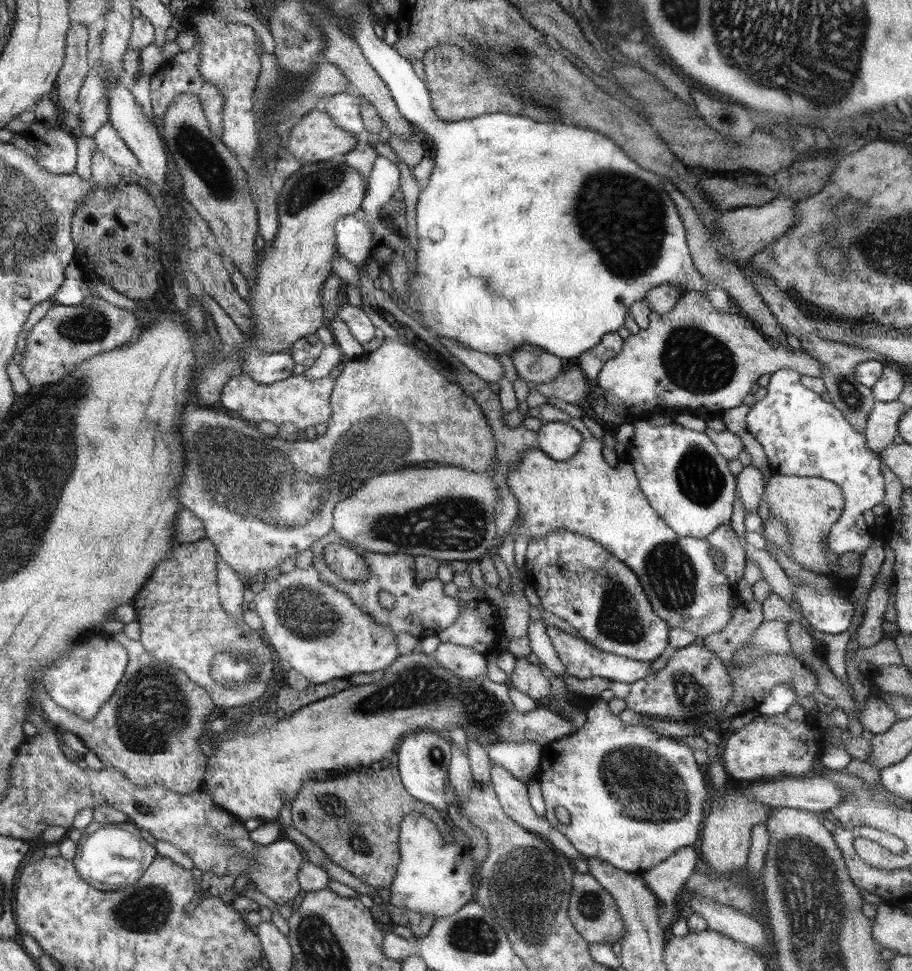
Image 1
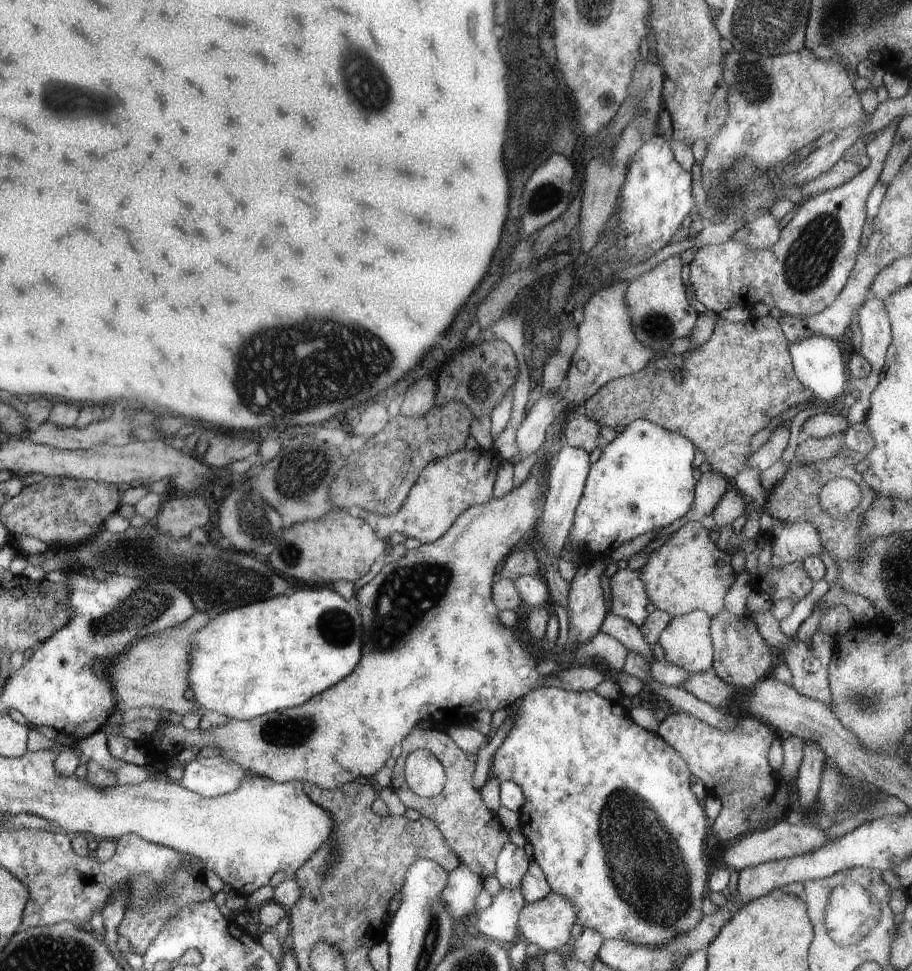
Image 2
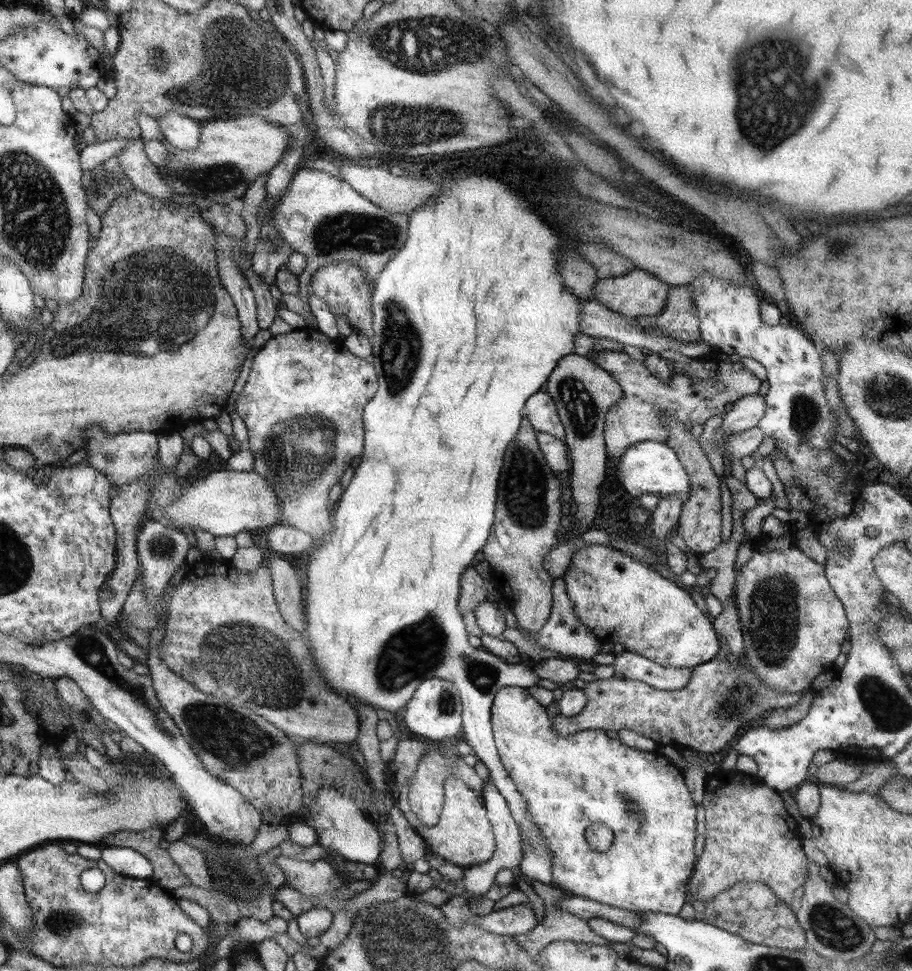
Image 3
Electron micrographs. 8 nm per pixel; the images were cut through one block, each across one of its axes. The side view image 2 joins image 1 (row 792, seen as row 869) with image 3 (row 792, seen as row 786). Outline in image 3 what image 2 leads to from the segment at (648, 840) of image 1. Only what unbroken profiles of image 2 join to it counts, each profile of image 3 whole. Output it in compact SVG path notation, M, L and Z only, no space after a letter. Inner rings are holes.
M503 688L495 694L493 698L493 706L491 706L491 728L495 734L495 744L499 750L499 758L505 766L505 774L507 778L517 786L517 792L521 792L521 796L527 800L527 810L529 816L533 818L533 822L539 828L539 834L545 836L549 852L553 856L551 860L551 882L555 886L561 888L561 892L571 894L571 896L583 896L601 904L609 904L615 908L623 908L629 912L663 912L663 914L671 914L677 916L679 910L685 904L685 884L691 878L693 866L695 866L695 852L693 852L693 838L695 838L695 806L687 788L685 788L685 776L683 770L679 770L677 766L671 764L669 758L665 758L659 750L657 752L641 752L635 748L625 746L621 740L611 738L609 732L605 730L585 730L585 732L577 732L577 734L569 734L569 736L557 736L555 730L551 728L551 720L545 714L545 708L541 704L537 704L537 700L525 690L525 688ZM593 822L597 824L605 824L611 832L613 832L613 844L607 852L593 852L589 850L587 842L585 842L585 828L591 826Z

